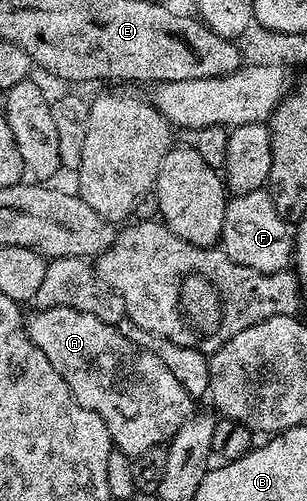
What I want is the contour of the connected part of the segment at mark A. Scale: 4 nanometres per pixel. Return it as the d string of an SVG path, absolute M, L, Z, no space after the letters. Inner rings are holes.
M66 305L37 309L34 314L27 321L31 343L35 343L35 347L39 347L43 355L47 355L51 367L59 371L74 399L83 407L95 410L99 419L107 423L107 431L116 452L125 453L132 459L147 451L147 447L165 445L195 411L194 398L189 396L183 383L179 383L179 379L171 375L169 368L155 354L131 343L131 339L127 339L117 330L116 324Z

